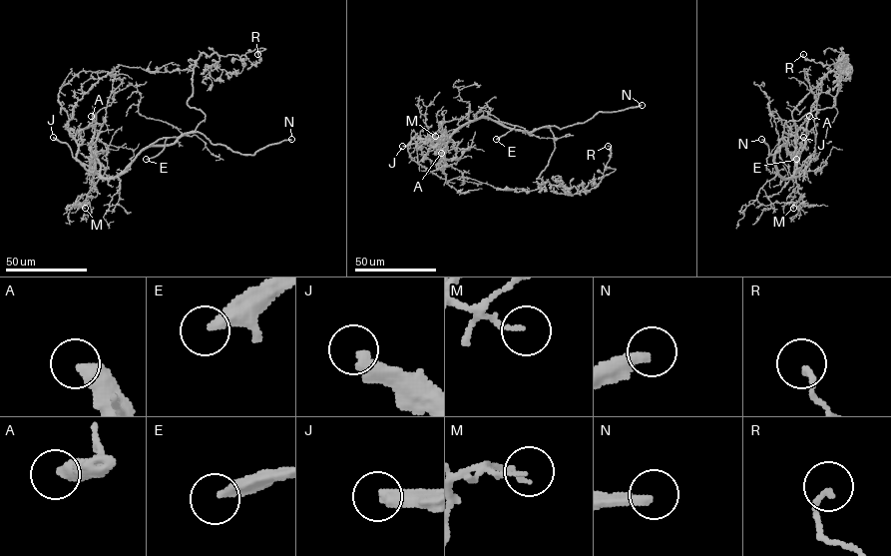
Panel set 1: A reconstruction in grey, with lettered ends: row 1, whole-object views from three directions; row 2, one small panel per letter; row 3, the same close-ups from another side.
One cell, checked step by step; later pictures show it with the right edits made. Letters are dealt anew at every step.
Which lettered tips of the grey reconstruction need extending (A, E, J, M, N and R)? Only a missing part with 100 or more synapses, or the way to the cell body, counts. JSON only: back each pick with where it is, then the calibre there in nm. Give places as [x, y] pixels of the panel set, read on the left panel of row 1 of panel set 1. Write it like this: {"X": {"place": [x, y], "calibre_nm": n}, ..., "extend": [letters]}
{"A": {"place": [91, 116], "calibre_nm": 480}, "E": {"place": [146, 159], "calibre_nm": 320}, "N": {"place": [291, 139], "calibre_nm": 320}, "extend": ["A", "E", "N"]}

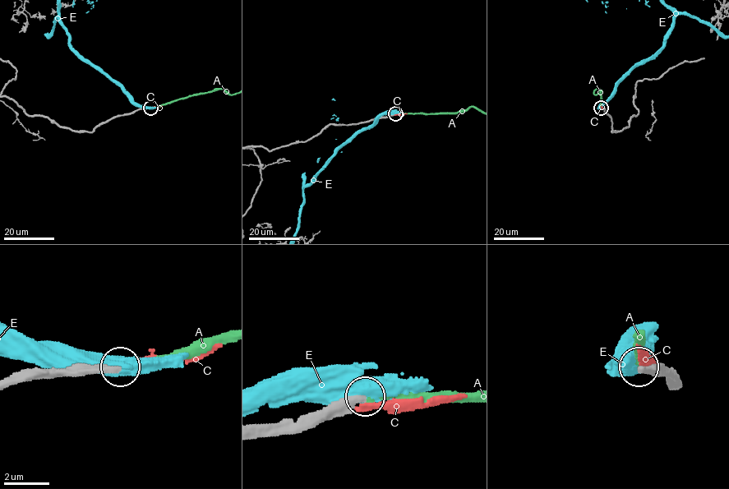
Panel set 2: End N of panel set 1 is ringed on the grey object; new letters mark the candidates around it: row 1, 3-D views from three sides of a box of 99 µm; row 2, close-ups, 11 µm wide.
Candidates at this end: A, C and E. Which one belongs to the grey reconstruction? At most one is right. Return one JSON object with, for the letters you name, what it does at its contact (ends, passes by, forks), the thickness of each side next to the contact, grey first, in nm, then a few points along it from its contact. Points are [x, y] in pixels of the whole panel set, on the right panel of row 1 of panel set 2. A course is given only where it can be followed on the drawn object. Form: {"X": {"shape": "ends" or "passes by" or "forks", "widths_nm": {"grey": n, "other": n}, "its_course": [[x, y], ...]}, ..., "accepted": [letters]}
{"A": {"shape": "ends", "widths_nm": {"grey": 360, "other": 200}}, "accepted": ["A"]}

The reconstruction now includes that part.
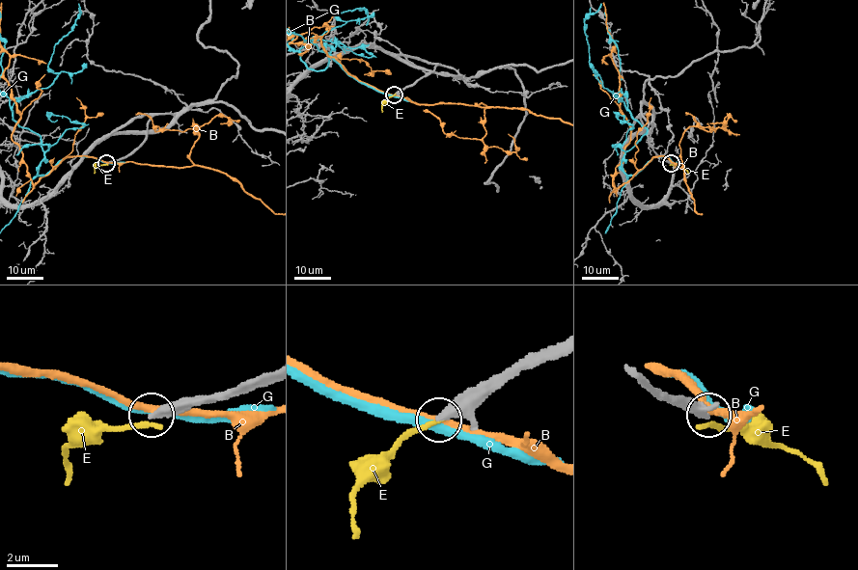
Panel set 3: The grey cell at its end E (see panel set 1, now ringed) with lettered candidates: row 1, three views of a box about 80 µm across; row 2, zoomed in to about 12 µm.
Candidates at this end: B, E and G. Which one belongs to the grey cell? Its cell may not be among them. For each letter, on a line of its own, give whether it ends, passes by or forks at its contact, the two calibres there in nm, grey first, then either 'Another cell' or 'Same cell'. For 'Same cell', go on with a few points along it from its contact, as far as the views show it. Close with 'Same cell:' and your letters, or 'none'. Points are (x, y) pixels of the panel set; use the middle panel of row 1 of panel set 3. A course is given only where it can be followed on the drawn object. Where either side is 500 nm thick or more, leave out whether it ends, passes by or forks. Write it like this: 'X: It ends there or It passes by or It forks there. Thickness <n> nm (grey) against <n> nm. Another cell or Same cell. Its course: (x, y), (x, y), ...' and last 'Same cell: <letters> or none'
B: It passes by. Thickness 360 nm (grey) against 280 nm. Another cell
E: It ends there. Thickness 320 nm (grey) against 240 nm. Another cell
G: It passes by. Thickness 380 nm (grey) against 300 nm. Another cell
Same cell: none

